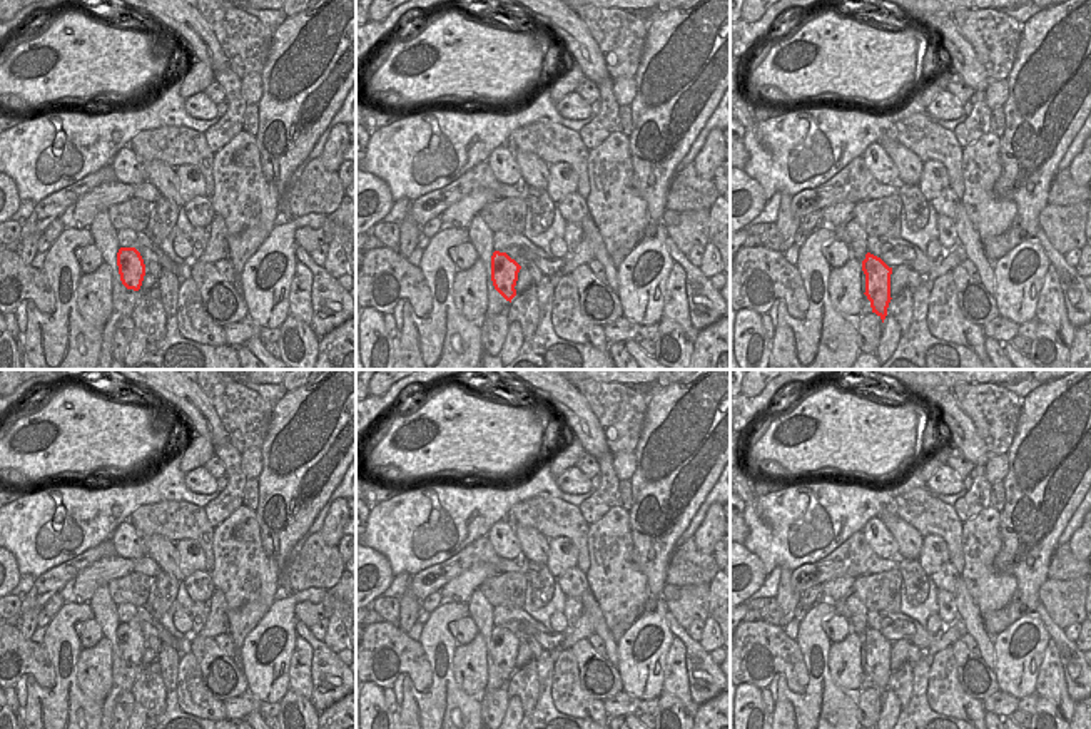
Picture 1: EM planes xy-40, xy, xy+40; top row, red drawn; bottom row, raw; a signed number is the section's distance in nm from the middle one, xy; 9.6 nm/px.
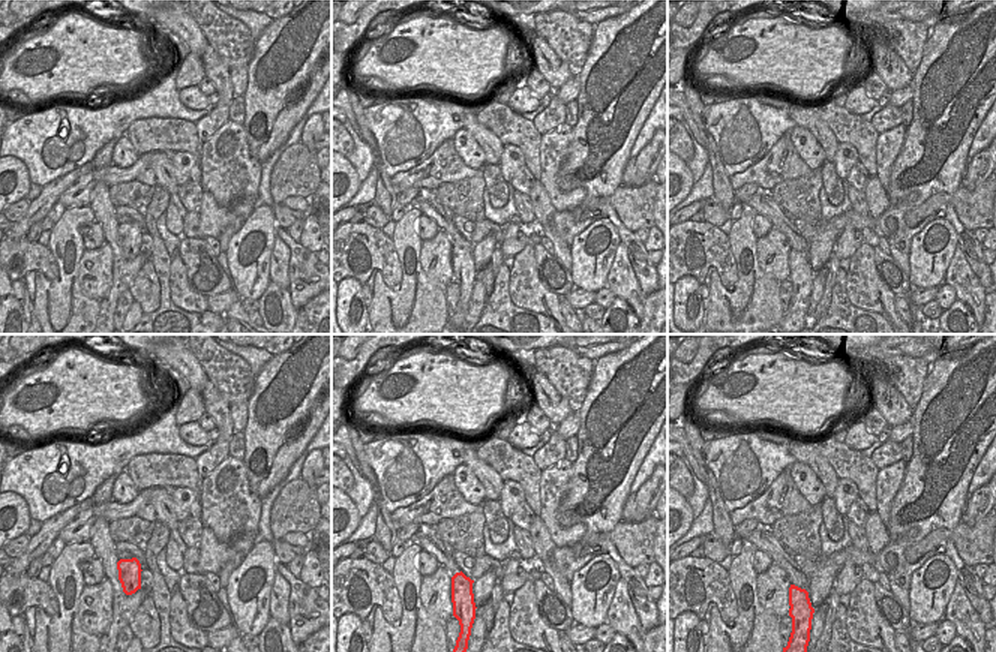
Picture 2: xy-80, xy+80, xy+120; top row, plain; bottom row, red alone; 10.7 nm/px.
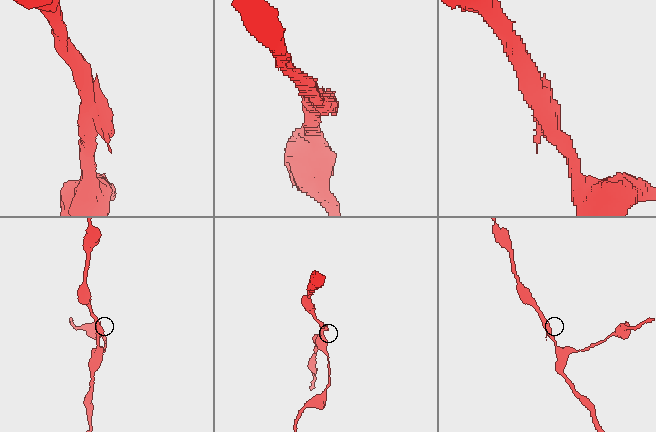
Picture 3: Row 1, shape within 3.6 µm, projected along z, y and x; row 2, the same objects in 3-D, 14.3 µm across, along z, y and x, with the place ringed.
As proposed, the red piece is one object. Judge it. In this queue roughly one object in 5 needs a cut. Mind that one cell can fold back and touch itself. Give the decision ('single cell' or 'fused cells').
single cell

